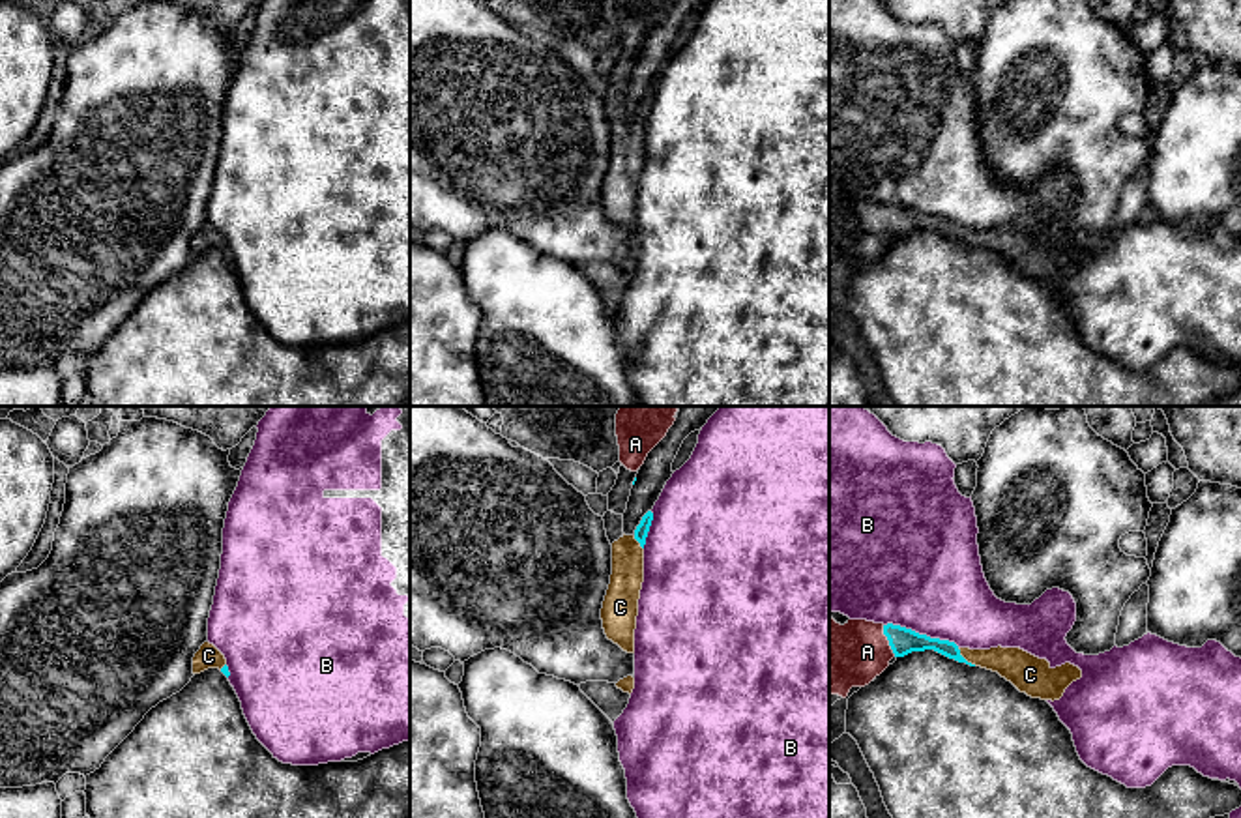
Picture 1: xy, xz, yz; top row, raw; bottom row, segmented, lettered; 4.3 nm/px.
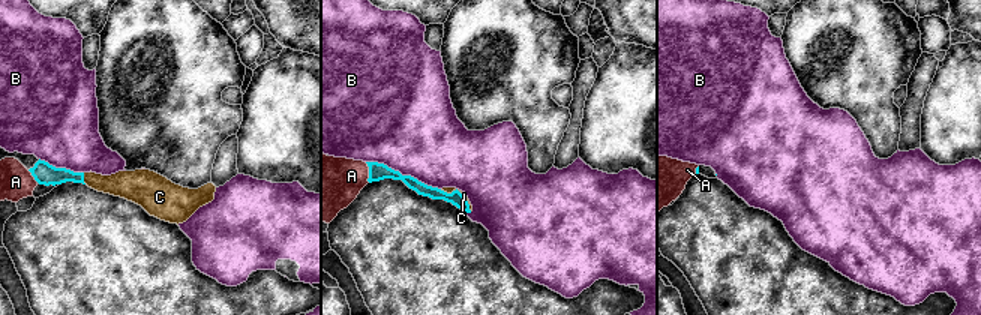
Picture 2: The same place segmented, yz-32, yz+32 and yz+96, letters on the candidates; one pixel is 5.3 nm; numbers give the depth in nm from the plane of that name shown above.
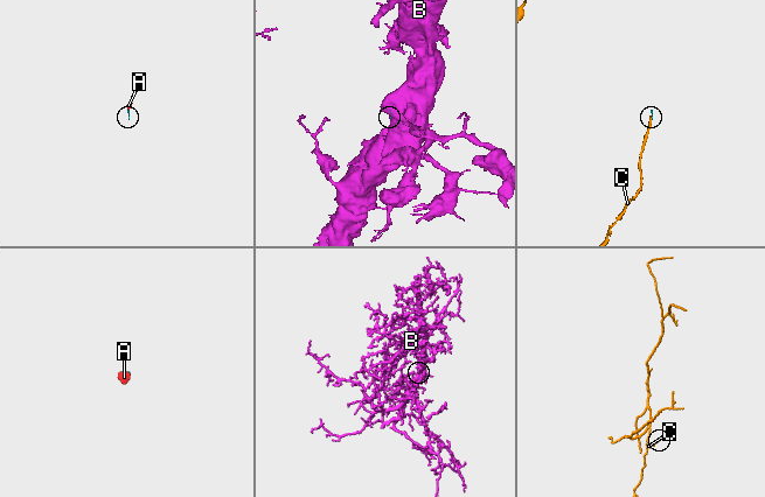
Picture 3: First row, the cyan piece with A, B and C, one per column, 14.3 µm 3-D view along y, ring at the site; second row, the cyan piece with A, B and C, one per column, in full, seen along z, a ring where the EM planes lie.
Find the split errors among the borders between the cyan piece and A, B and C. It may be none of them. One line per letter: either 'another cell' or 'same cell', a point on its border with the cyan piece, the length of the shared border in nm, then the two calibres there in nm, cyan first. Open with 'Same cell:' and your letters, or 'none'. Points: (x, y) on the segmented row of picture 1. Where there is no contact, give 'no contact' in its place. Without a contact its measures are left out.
Same cell: A, C
A: same cell; meets cyan in yz at (888, 639); contact 150 nm long; 120 nm thick on the cyan side, 300 nm on the other
B: another cell; meets cyan in yz at (921, 635); contact 340 nm long; 120 nm thick on the cyan side, 480 nm on the other
C: same cell; meets cyan in yz at (964, 659); contact 120 nm long; 90 nm thick on the cyan side, 150 nm on the other

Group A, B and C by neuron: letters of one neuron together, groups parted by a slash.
A C / B

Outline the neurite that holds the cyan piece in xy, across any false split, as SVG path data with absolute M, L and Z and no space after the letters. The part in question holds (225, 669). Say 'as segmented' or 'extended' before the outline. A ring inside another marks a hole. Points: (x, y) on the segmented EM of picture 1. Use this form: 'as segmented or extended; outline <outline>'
extended; outline M204 642L193 657L193 674L208 668L219 668L226 678L230 676L225 655L210 642Z

